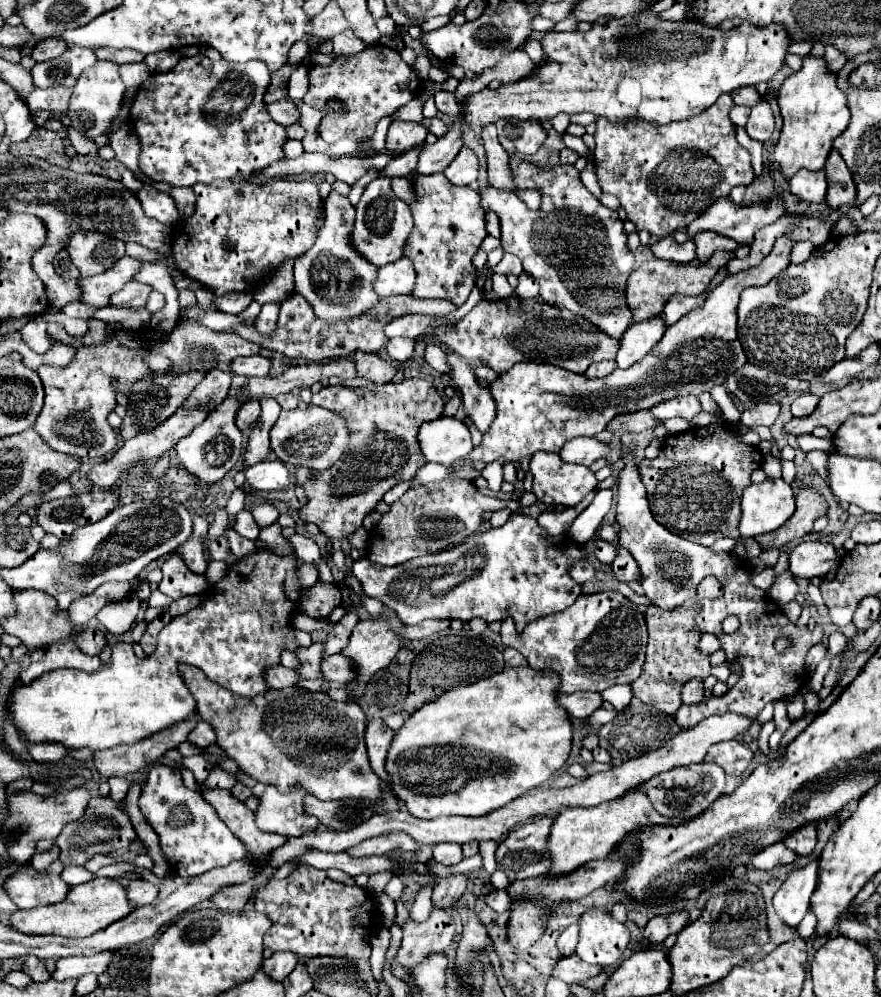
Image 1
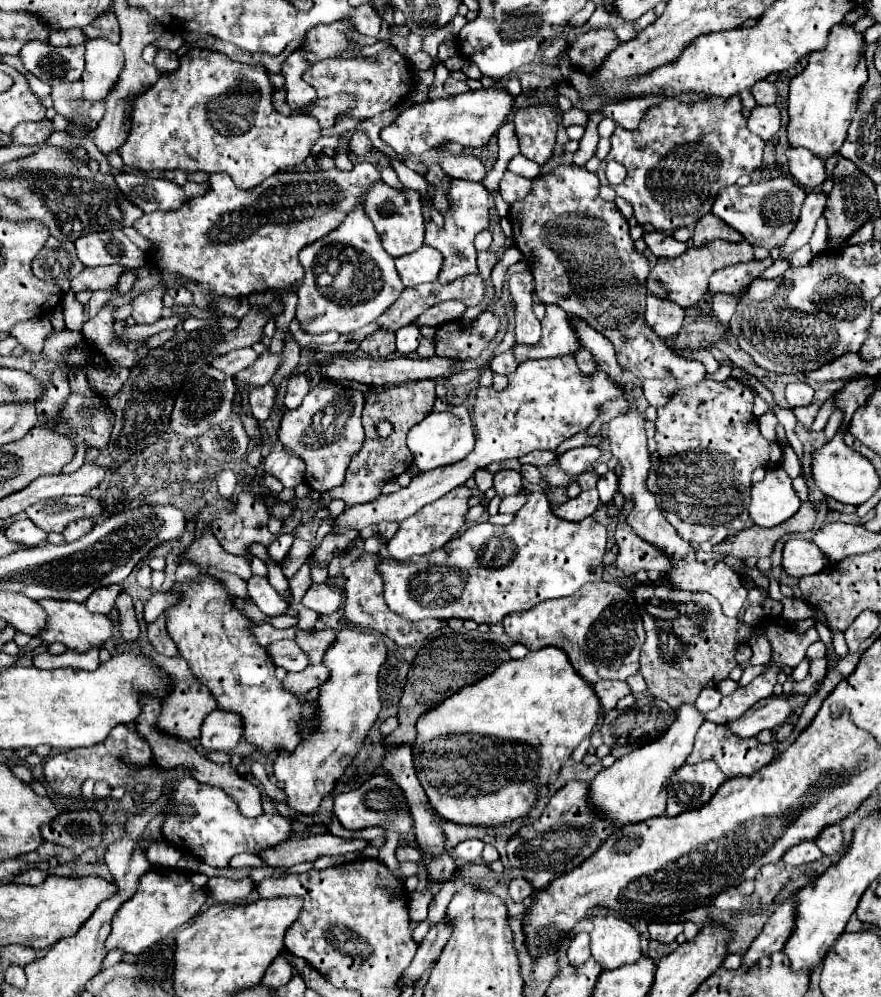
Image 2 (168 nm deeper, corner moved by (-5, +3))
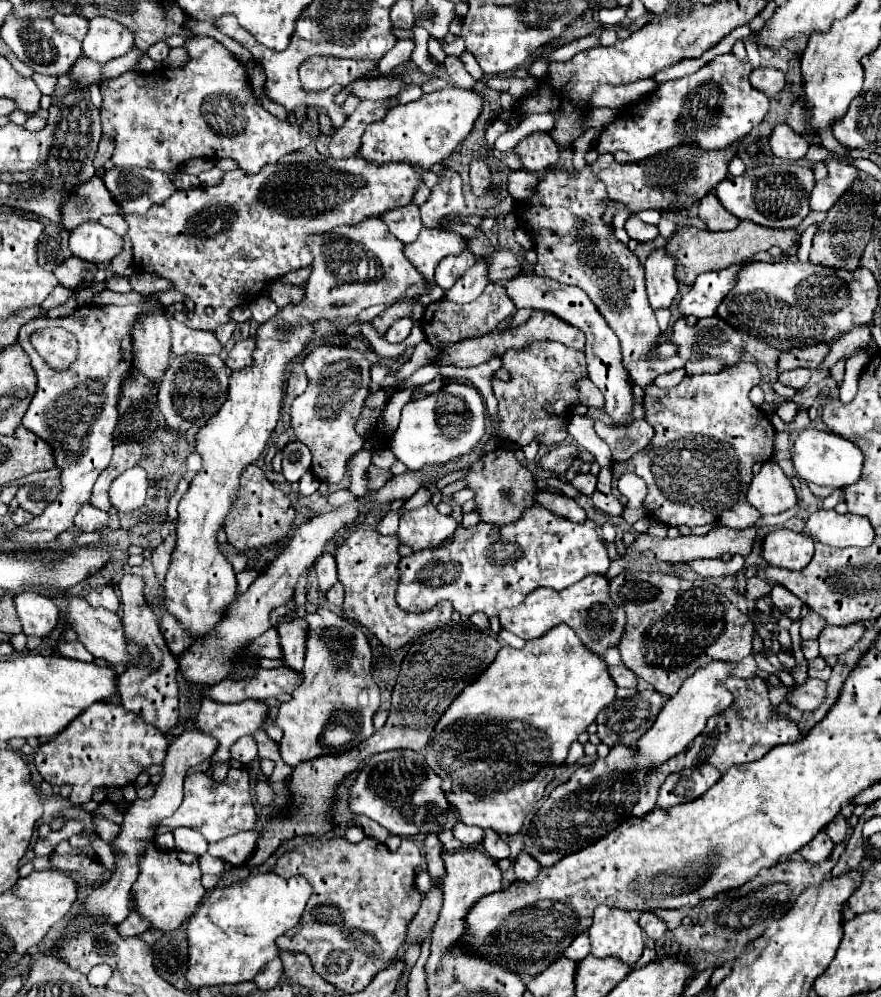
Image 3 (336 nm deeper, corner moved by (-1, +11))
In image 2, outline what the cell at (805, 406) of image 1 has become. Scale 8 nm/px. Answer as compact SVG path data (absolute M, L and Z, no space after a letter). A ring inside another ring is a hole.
M797 381L797 383L789 383L787 385L787 403L791 407L795 405L809 405L813 399L813 389L803 383L803 381Z

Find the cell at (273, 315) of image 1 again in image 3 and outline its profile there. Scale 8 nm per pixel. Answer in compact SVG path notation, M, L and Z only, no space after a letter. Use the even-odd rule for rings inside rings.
M259 297L253 305L251 305L251 313L253 313L253 321L257 321L259 325L267 323L275 313L279 311L279 307L269 299L269 297Z

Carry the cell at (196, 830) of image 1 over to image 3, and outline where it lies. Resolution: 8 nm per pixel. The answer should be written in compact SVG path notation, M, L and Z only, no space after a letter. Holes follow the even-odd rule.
M229 769L229 775L223 783L217 783L213 777L203 771L195 771L185 777L185 799L183 805L173 813L173 817L161 821L159 833L175 831L177 827L187 827L201 833L207 843L217 843L241 831L251 831L257 827L257 811L251 801L251 781L247 769Z

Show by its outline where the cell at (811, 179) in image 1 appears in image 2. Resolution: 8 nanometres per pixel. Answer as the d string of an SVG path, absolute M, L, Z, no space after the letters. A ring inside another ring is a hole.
M789 147L785 151L789 159L789 171L791 175L805 187L805 189L815 189L825 181L825 165L823 161L815 155L809 153L809 149L793 149Z

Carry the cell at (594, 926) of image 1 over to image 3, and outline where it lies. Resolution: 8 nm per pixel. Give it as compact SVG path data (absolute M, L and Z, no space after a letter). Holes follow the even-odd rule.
M613 907L595 909L589 937L593 957L619 957L627 965L635 965L645 947L643 929L631 913Z

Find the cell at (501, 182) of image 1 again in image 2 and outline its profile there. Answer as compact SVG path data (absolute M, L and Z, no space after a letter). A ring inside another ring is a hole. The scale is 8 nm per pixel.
M505 171L503 181L501 181L501 195L503 195L503 199L505 199L509 205L515 203L515 199L527 197L529 191L531 191L531 181L529 181L529 179Z

